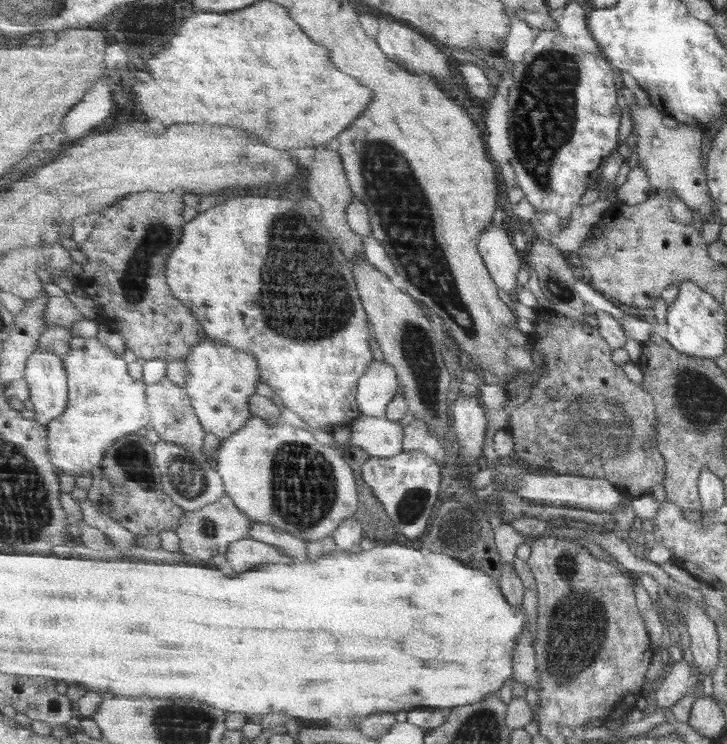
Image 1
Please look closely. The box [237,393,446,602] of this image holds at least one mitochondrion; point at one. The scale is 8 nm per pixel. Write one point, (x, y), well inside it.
(305, 491)

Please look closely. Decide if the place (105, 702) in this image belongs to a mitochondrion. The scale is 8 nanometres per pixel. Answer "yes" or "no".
no

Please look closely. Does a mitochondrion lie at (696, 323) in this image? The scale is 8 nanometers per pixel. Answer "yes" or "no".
no

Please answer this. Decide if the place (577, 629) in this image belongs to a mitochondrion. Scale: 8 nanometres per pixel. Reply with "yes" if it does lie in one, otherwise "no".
yes

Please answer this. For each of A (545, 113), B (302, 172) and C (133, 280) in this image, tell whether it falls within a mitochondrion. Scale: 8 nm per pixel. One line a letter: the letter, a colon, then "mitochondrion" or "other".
A: mitochondrion
B: other
C: mitochondrion

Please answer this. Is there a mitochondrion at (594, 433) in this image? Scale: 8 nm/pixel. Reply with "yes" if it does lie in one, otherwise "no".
yes

